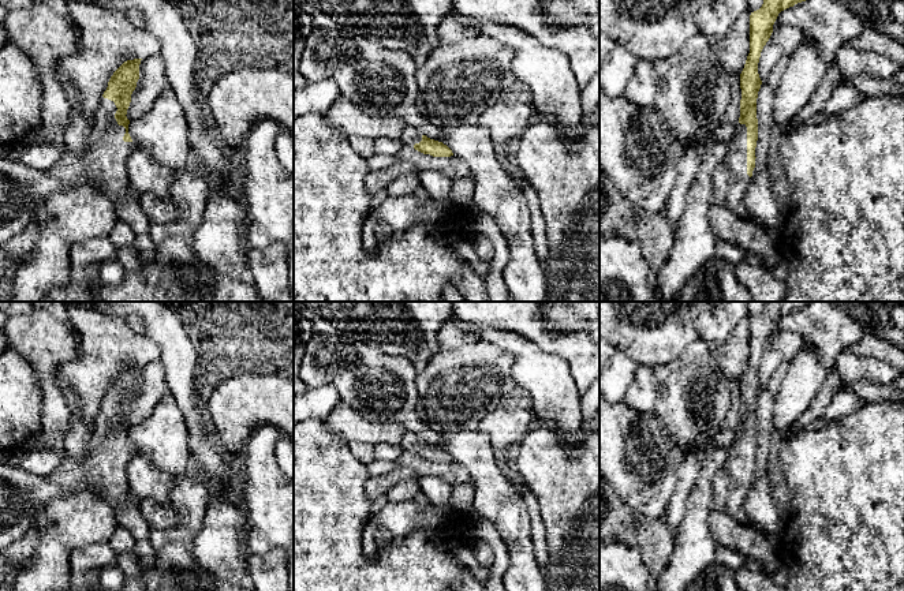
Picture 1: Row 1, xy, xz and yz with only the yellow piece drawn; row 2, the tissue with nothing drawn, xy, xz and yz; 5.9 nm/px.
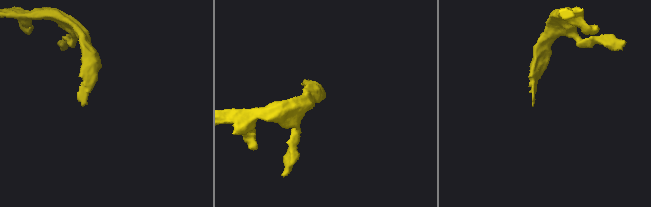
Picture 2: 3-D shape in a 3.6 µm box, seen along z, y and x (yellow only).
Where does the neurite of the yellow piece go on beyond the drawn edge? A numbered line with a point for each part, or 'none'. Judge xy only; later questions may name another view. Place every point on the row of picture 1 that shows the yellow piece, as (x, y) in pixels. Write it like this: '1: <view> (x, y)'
1: xy (103, 163)

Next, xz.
1: xz (411, 135)

